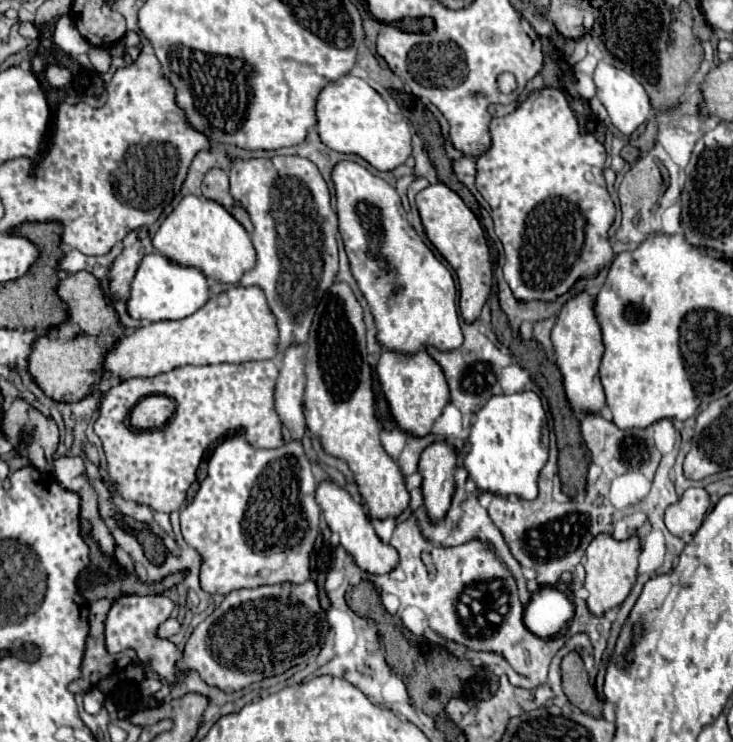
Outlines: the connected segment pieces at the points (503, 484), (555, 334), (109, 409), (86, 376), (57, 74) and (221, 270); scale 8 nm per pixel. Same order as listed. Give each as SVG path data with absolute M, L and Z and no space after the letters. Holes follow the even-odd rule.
M523 391L513 395L495 395L477 411L477 421L473 421L471 433L469 433L471 449L463 455L463 467L467 469L469 477L475 481L477 489L489 491L493 495L517 495L521 499L537 497L537 477L549 459L549 449L543 449L541 445L545 419L547 415L545 415L541 397L533 391Z
M581 291L573 295L561 309L557 323L551 331L551 341L557 355L557 365L563 375L563 385L567 399L575 411L585 413L599 413L605 405L605 393L599 379L599 363L603 357L603 337L601 337L601 325L597 321L595 313L595 299Z
M269 359L239 365L185 365L155 377L131 377L111 387L101 403L95 433L103 441L107 473L115 481L115 489L125 499L135 499L155 511L171 513L185 503L187 489L195 481L195 467L199 467L207 447L227 431L243 431L253 447L281 447L283 423L275 411L277 377L277 361ZM151 393L163 393L175 399L175 415L159 431L133 431L127 425L129 411L143 395Z
M79 271L77 275L59 281L59 297L69 305L69 321L51 329L47 335L39 337L33 345L33 355L29 371L39 383L39 387L55 401L79 401L95 391L95 387L105 377L105 355L115 347L119 339L125 337L125 327L119 321L111 303L101 289L95 275Z
M51 63L51 65L47 65L47 69L45 69L45 79L49 81L49 85L61 89L61 87L71 85L71 71L69 71L65 65Z
M195 195L183 197L173 213L163 221L153 247L179 265L191 265L201 269L211 281L235 285L239 279L255 267L255 247L245 227L221 205L211 199Z

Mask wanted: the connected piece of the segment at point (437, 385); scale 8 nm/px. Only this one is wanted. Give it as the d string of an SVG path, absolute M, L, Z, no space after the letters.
M381 351L377 377L397 425L413 435L427 435L451 397L447 391L447 379L443 379L443 371L439 371L439 363L435 363L427 351L419 351L419 355L411 355L411 359L391 355L391 351Z

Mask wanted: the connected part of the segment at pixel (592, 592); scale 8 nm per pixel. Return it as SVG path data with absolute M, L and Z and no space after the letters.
M599 533L587 547L585 553L585 589L589 591L587 605L593 615L603 615L605 611L613 609L615 605L623 603L629 595L635 579L637 579L637 561L641 553L641 541L637 535L631 535L625 541L613 539L609 533Z

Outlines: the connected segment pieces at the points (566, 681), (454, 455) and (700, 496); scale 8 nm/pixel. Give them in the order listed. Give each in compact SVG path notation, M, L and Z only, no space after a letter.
M569 653L561 661L561 675L563 675L563 691L567 699L579 707L583 713L601 717L601 701L595 695L595 689L589 683L583 659L579 653Z
M431 443L419 461L423 473L423 497L431 521L439 521L447 515L451 499L455 495L455 471L459 467L461 453L451 443Z
M691 487L683 493L683 497L677 503L667 507L665 525L675 537L683 539L685 535L693 535L701 527L707 509L709 509L707 491Z

